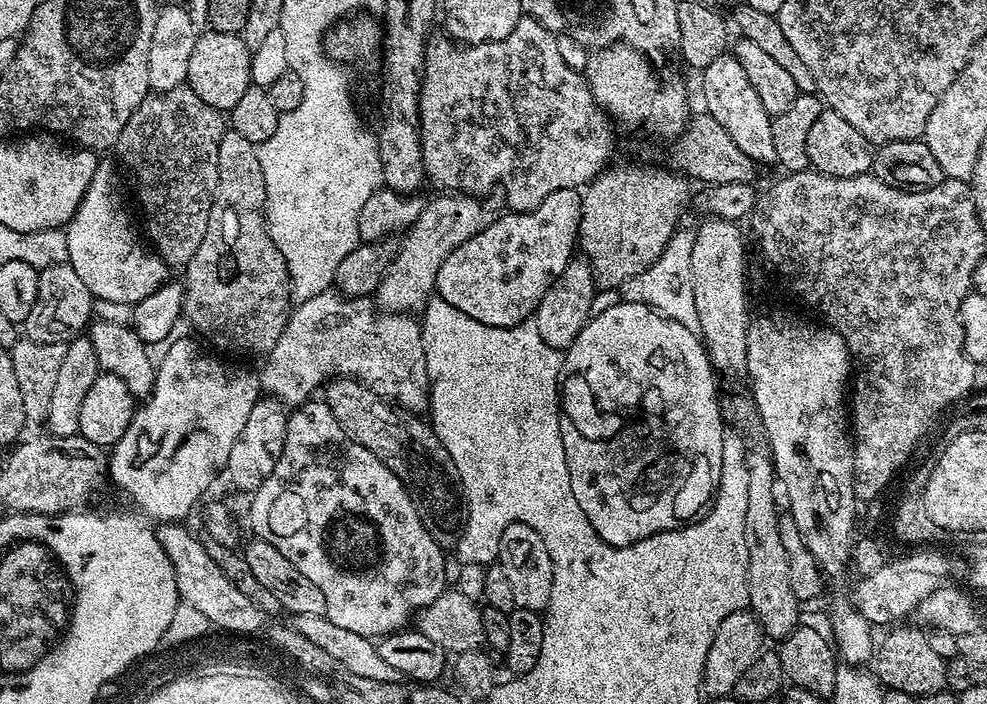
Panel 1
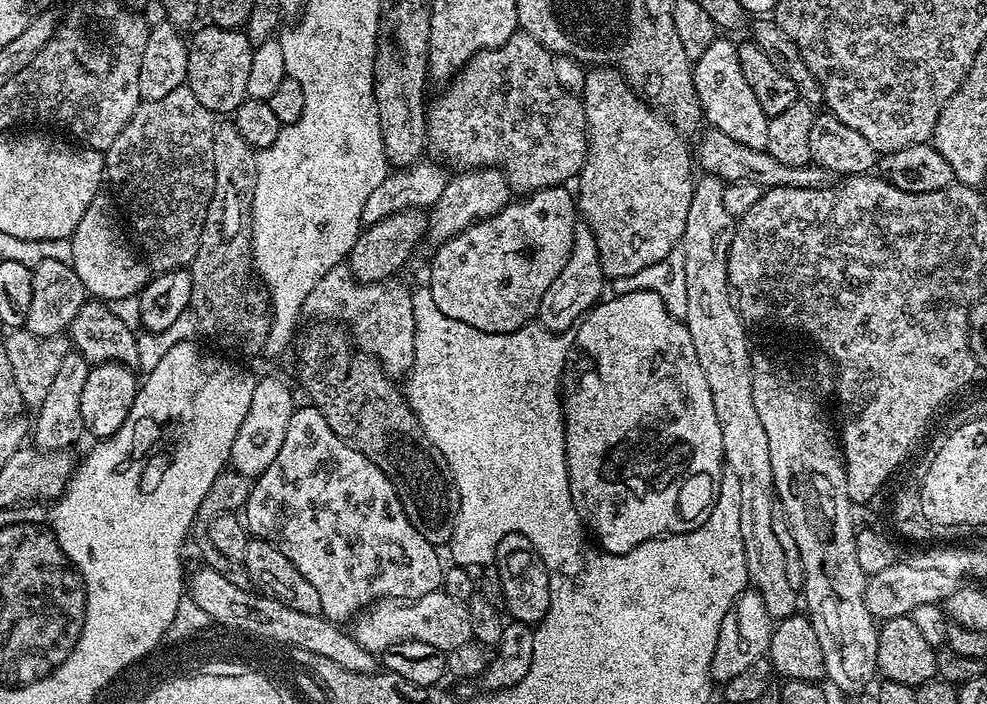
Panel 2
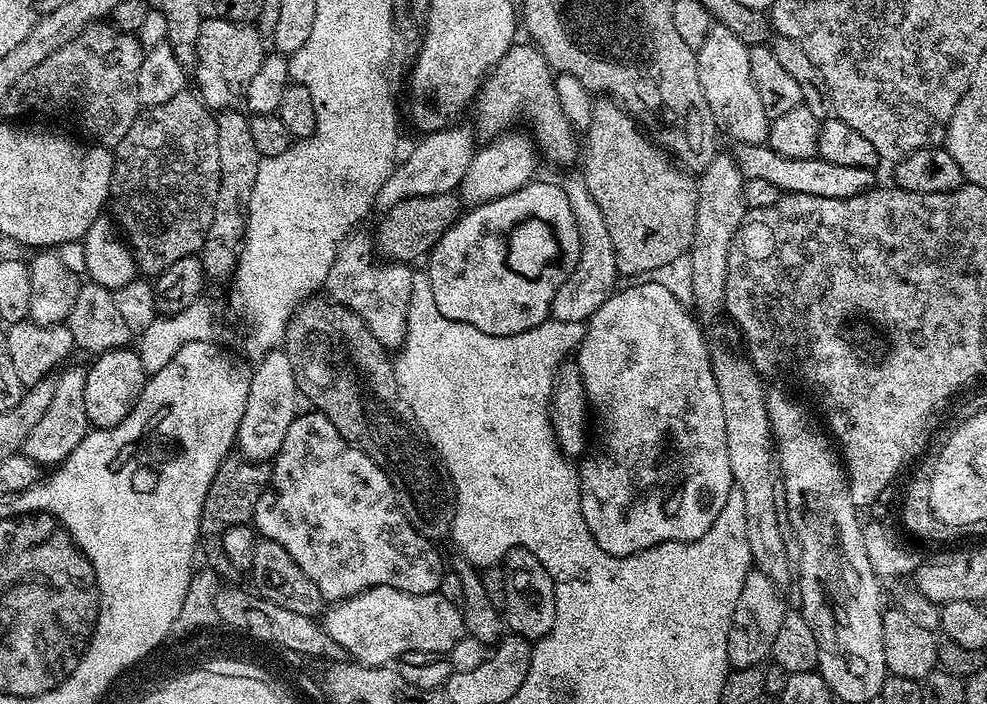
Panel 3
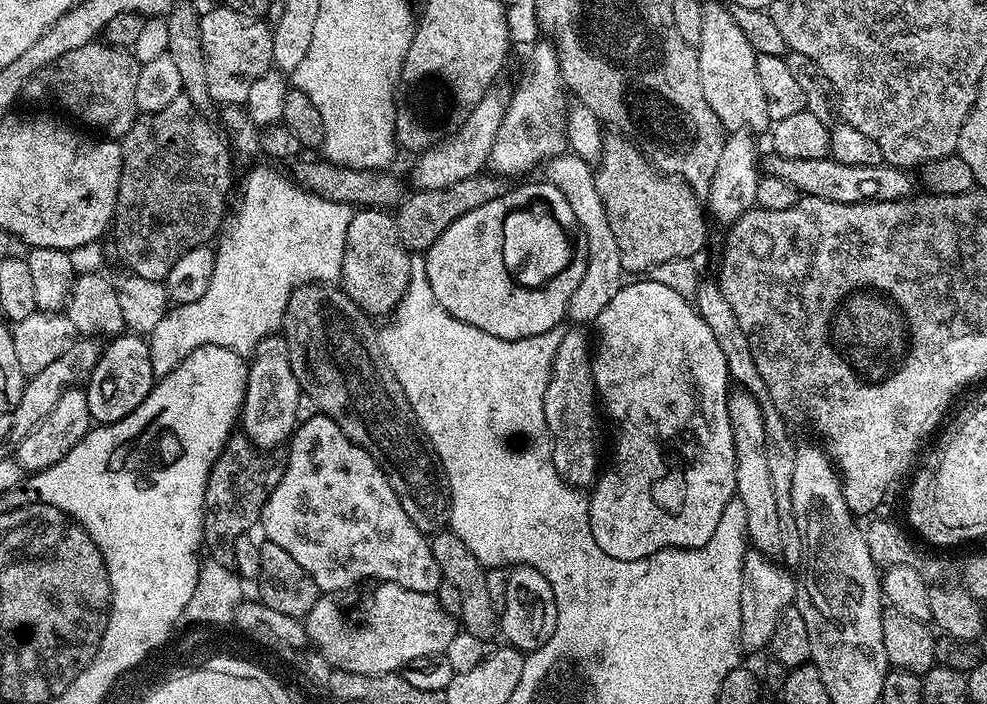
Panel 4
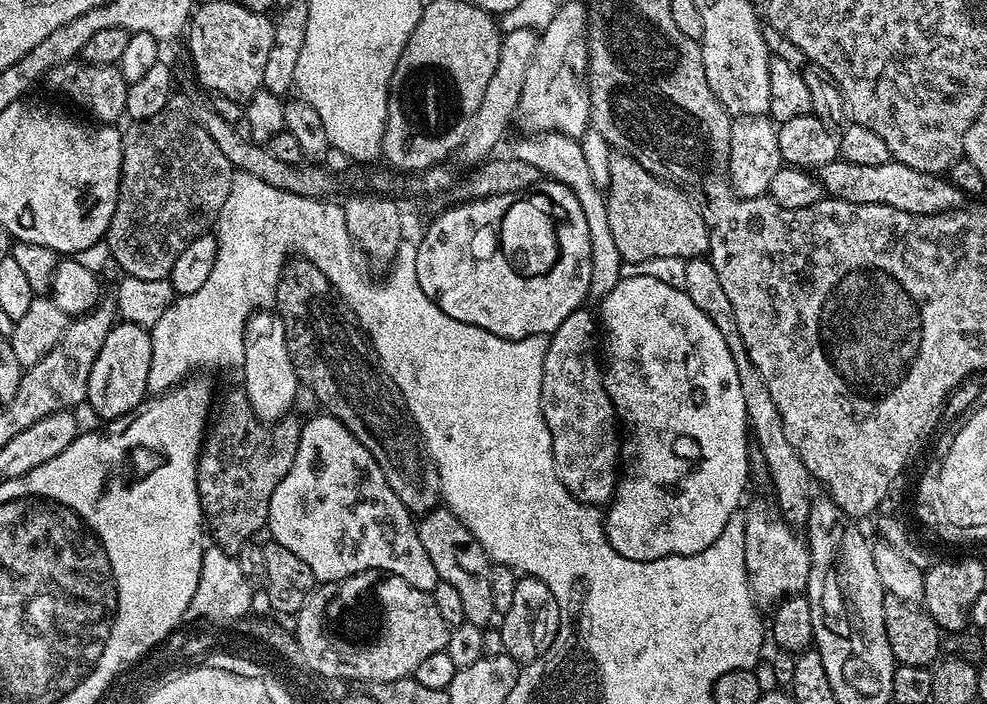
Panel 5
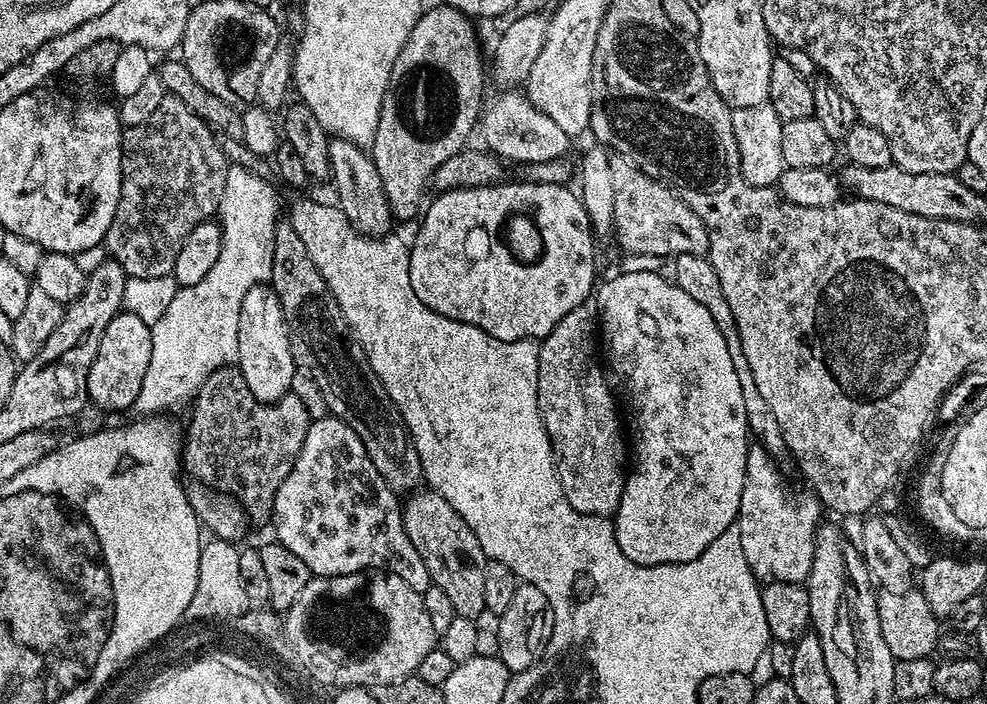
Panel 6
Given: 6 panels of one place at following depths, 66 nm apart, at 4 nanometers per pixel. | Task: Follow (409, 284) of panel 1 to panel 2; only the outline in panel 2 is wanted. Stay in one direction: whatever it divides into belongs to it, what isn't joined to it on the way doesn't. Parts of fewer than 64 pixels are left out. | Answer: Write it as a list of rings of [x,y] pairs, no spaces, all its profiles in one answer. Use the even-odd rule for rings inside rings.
[[[485,166],[462,170],[456,175],[449,179],[446,190],[442,190],[442,198],[438,198],[438,202],[433,204],[428,212],[427,239],[433,240],[433,245],[436,246],[454,238],[460,232],[465,232],[478,220],[489,220],[490,217],[497,216],[514,196],[512,185],[499,167]]]

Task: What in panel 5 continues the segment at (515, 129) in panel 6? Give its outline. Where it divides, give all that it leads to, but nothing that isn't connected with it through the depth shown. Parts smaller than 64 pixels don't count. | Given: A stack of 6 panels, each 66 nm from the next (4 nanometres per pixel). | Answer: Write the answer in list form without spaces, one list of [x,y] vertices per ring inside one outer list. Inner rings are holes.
[[[561,132],[543,134],[524,134],[524,137],[510,149],[511,155],[522,162],[530,162],[530,166],[540,171],[541,177],[565,184],[582,206],[582,214],[586,214],[586,226],[590,230],[590,284],[589,297],[602,298],[614,290],[616,283],[622,278],[622,261],[618,254],[618,246],[614,246],[614,234],[610,234],[610,218],[605,193],[594,186],[590,178],[590,166],[586,166],[586,157],[582,155],[582,146],[574,136],[562,135]]]

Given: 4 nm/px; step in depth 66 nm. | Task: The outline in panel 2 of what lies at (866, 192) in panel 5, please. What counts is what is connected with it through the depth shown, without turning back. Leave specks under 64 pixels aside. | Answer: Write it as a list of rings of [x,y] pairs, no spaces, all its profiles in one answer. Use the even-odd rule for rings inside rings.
[[[708,130],[708,133],[700,140],[700,156],[698,152],[698,164],[704,167],[703,171],[710,176],[718,176],[725,182],[734,180],[755,180],[761,189],[770,188],[827,188],[833,183],[833,173],[828,172],[822,166],[809,162],[806,166],[786,166],[786,162],[778,162],[774,154],[770,154],[762,148],[751,148],[742,146],[742,142],[734,142],[734,138],[729,138],[726,134],[715,130]]]

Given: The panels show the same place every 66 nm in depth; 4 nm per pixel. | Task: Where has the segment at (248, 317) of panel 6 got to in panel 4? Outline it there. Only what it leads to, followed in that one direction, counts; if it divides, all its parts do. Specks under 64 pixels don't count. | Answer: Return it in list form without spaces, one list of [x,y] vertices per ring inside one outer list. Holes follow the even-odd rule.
[[[283,335],[265,336],[257,342],[250,357],[248,385],[242,409],[243,435],[261,450],[272,450],[268,448],[287,441],[301,415],[300,400],[302,401],[300,384],[294,378],[294,370],[290,370],[290,354]]]

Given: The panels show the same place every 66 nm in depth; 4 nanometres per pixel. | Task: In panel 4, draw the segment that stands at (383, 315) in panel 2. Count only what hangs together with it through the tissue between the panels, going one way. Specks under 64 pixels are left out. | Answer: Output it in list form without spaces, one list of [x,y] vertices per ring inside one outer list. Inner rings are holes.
[[[361,207],[353,211],[344,235],[344,253],[340,263],[343,291],[369,314],[391,313],[405,296],[413,279],[409,253],[400,243],[393,213],[377,207]]]

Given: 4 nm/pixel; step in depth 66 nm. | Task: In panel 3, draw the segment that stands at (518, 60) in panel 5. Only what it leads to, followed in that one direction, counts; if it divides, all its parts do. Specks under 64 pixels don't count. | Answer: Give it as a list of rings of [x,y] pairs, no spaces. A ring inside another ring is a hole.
[[[449,126],[437,132],[429,132],[420,138],[420,141],[413,146],[412,153],[405,160],[403,157],[390,174],[390,178],[386,178],[386,182],[382,182],[382,190],[378,190],[376,195],[375,207],[387,210],[398,206],[398,202],[402,202],[406,198],[422,198],[434,194],[456,192],[470,166],[472,157],[478,151],[477,133],[460,127]]]

